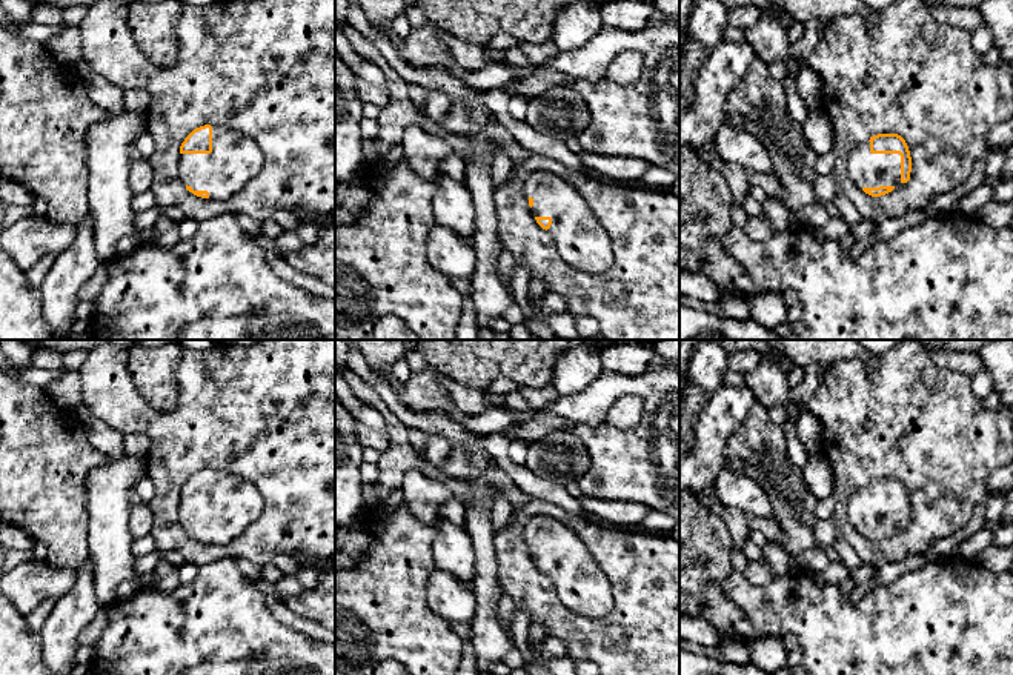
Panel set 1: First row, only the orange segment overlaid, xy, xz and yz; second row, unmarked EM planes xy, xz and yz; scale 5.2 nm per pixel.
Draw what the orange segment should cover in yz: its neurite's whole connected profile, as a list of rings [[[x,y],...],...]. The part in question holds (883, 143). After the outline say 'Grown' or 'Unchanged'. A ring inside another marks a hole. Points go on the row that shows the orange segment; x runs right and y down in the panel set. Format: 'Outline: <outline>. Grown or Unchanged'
Outline: [[[878,134],[847,157],[849,177],[869,195],[881,197],[910,180],[912,157],[898,134]]]. Grown

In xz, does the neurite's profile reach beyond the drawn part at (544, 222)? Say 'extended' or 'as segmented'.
extended

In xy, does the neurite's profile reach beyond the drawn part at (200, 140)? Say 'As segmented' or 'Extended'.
Extended

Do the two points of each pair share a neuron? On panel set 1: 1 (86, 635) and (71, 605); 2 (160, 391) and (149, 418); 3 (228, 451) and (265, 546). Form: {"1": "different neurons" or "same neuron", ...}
{"1": "different neurons", "2": "different neurons", "3": "same neuron"}

